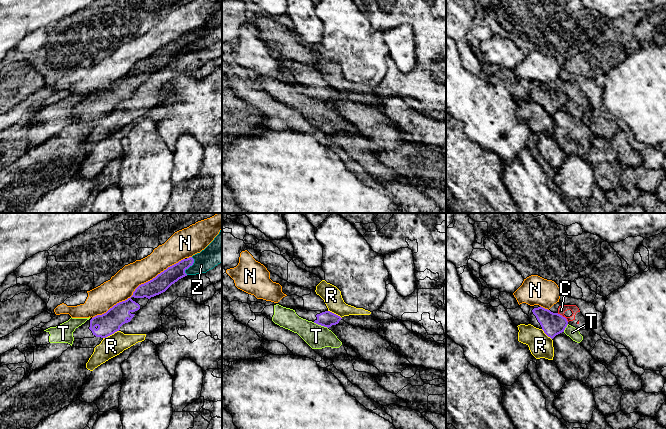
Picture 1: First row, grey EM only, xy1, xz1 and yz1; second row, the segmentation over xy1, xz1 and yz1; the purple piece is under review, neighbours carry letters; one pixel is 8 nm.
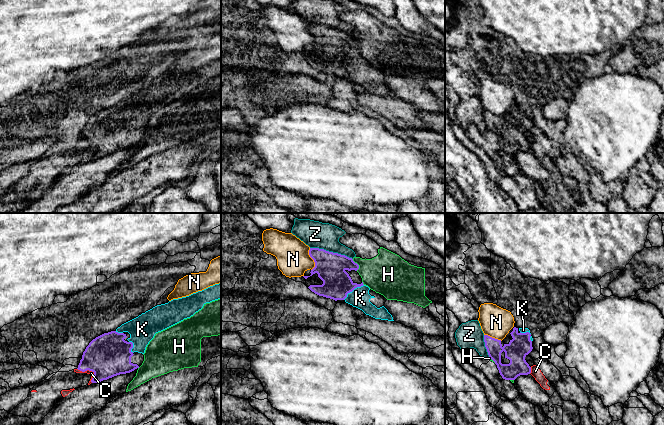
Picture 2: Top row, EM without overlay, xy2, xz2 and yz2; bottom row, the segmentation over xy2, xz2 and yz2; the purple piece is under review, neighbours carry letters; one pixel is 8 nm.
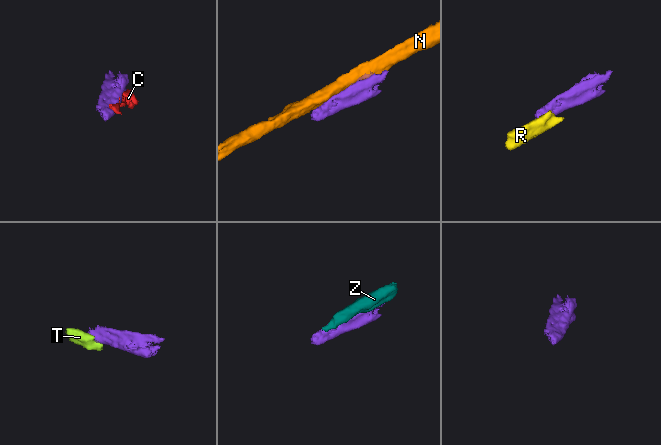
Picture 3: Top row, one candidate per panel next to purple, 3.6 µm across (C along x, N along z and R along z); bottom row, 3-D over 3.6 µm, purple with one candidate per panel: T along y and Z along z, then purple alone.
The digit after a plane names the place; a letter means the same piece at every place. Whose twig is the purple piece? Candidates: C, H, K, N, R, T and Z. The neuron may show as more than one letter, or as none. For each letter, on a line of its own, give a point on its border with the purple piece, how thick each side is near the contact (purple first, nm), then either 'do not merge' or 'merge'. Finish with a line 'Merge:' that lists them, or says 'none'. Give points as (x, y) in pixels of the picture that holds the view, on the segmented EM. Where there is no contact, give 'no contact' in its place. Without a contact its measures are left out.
C: contact xy2 (90, 370); calibres 340 and 40 nm; do not merge
H: contact xz2 (358, 265); calibres 240 and 340 nm; do not merge
K: contact xz2 (352, 290); calibres 240 and 160 nm; merge
N: contact xy1 (137, 287); calibres 150 and 220 nm; do not merge
R: contact xy1 (110, 334); calibres 180 and 170 nm; do not merge
T: contact xz1 (320, 324); calibres 120 and 190 nm; do not merge
Z: contact xz2 (331, 252); calibres 240 and 220 nm; do not merge
Merge: K

